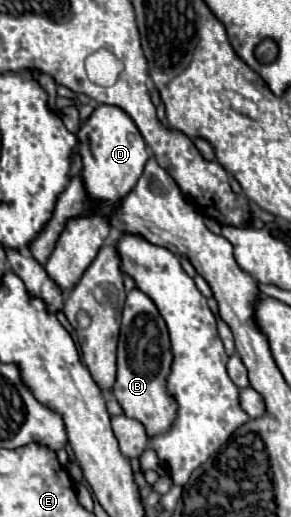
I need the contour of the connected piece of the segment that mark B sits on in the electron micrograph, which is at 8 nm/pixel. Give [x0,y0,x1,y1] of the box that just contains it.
[111,289,177,437]

